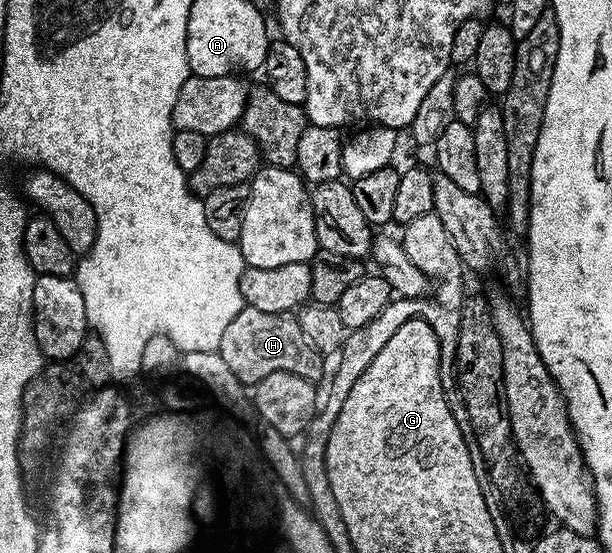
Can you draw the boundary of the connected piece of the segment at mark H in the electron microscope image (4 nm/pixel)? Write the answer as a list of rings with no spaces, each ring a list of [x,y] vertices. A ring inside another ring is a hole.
[[[247,307],[238,311],[238,315],[234,315],[234,320],[226,326],[218,351],[222,355],[222,359],[226,359],[230,371],[234,371],[234,375],[238,375],[238,379],[248,387],[255,387],[259,381],[266,379],[266,375],[270,375],[274,371],[290,371],[294,375],[302,375],[306,379],[310,379],[313,383],[319,382],[319,377],[324,373],[325,358],[306,339],[299,320],[287,313],[267,313]]]

